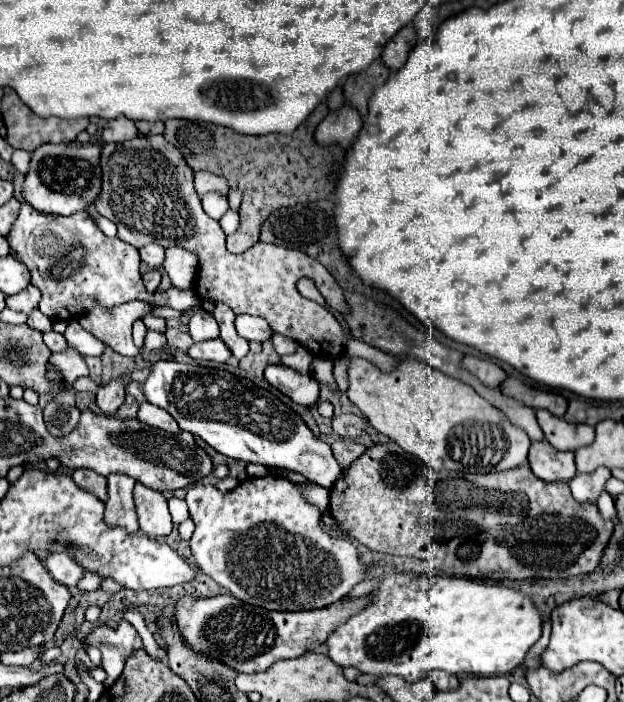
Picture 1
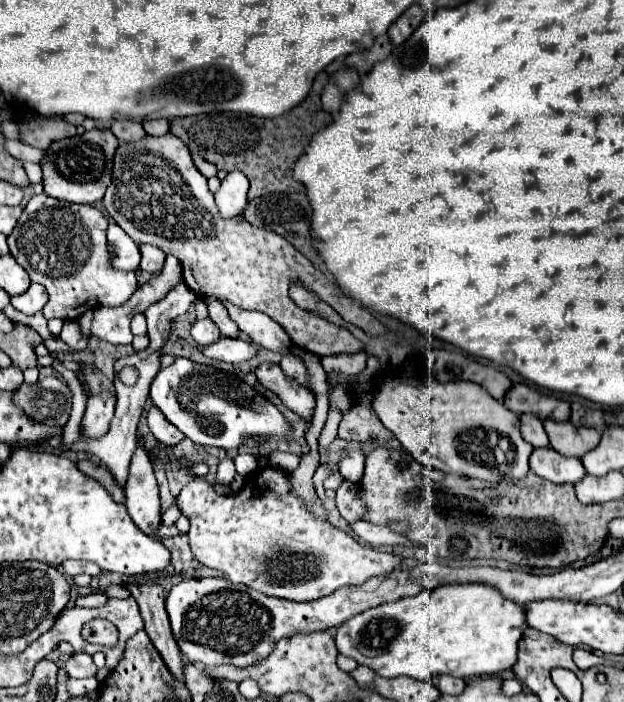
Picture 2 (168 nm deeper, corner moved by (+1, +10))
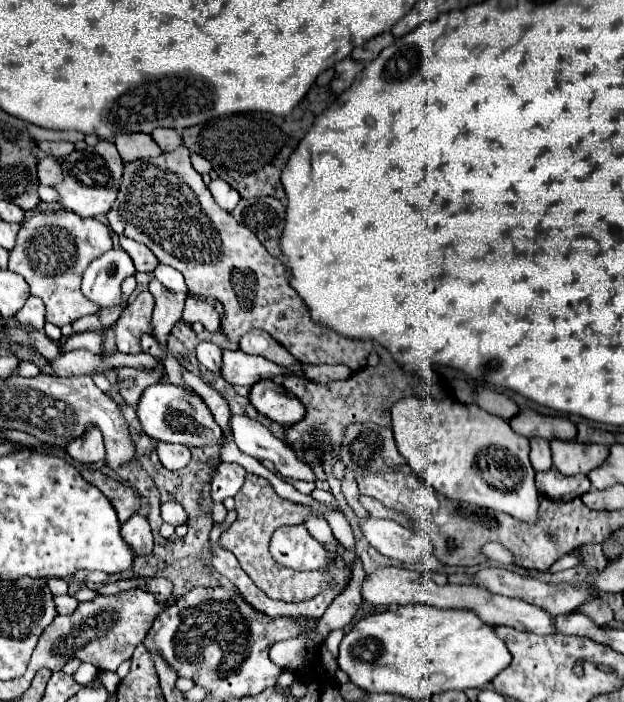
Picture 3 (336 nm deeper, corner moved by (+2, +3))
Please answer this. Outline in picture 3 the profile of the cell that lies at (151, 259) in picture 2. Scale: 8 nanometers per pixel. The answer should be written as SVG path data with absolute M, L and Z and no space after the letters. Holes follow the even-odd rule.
M120 237L120 247L132 257L136 271L144 271L144 273L152 273L160 261L156 261L156 257L152 257L152 253L148 251L146 245L140 245L128 237Z

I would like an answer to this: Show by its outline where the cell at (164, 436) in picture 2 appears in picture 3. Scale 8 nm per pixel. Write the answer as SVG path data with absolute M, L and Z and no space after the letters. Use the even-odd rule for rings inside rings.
M160 441L160 443L156 443L156 451L158 451L162 465L170 471L178 471L178 469L186 467L188 461L190 461L190 449L184 447L184 445Z

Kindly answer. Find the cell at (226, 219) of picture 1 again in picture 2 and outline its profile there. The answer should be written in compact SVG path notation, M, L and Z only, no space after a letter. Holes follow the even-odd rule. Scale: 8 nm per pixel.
M231 172L221 180L219 190L215 192L215 202L223 218L237 216L247 204L249 182L241 172Z

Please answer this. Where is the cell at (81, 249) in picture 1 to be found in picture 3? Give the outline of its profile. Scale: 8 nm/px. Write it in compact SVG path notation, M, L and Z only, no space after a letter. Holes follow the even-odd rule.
M64 209L34 211L20 227L16 247L10 251L8 269L22 275L30 285L30 293L44 301L46 321L64 327L66 323L100 311L98 305L92 305L92 301L80 293L80 281L88 265L108 249L112 249L112 237L102 221L94 217L84 219Z

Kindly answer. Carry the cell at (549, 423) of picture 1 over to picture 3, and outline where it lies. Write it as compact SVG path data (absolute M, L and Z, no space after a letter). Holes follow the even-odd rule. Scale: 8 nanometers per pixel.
M552 441L552 461L562 475L588 473L608 457L606 445L586 445L578 441Z

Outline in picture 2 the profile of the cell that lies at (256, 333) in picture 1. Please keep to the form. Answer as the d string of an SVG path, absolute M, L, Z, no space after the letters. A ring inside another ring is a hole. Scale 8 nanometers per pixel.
M221 300L221 304L227 308L229 318L237 324L237 328L241 332L245 332L251 338L251 342L255 342L257 346L273 350L273 352L281 352L291 346L289 336L267 314L241 310L241 308L233 306L229 300Z

